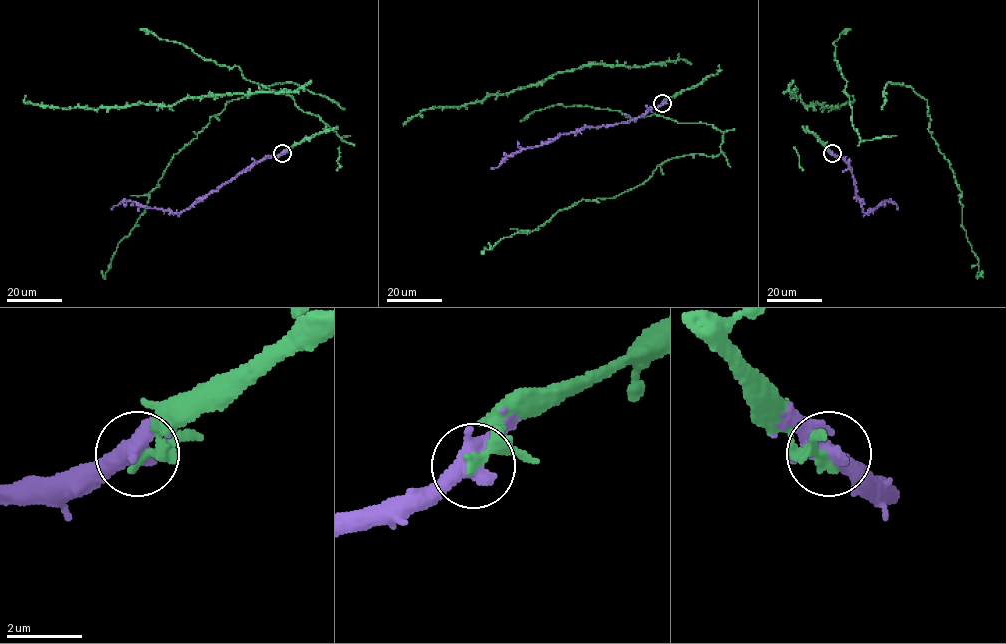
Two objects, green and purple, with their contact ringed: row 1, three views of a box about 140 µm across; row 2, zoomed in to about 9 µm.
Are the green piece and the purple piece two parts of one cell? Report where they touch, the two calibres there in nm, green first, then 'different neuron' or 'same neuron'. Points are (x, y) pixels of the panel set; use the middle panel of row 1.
(662, 103) | 220/500 nm | same neuron

